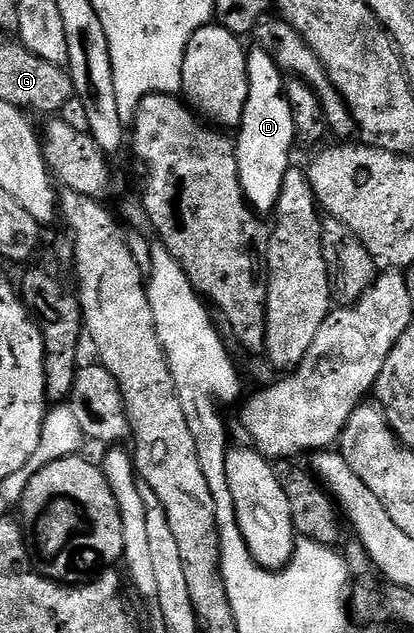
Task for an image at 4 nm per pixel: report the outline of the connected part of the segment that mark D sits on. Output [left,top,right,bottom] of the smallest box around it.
[235,46,296,213]

